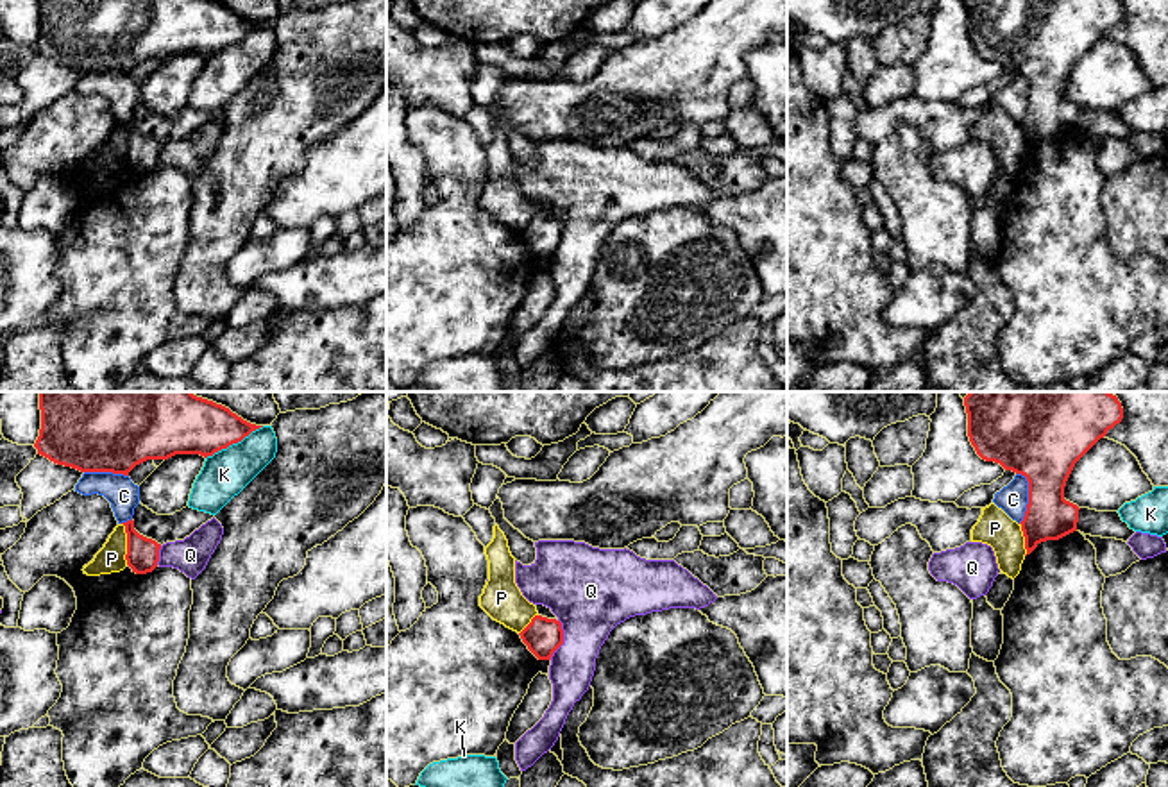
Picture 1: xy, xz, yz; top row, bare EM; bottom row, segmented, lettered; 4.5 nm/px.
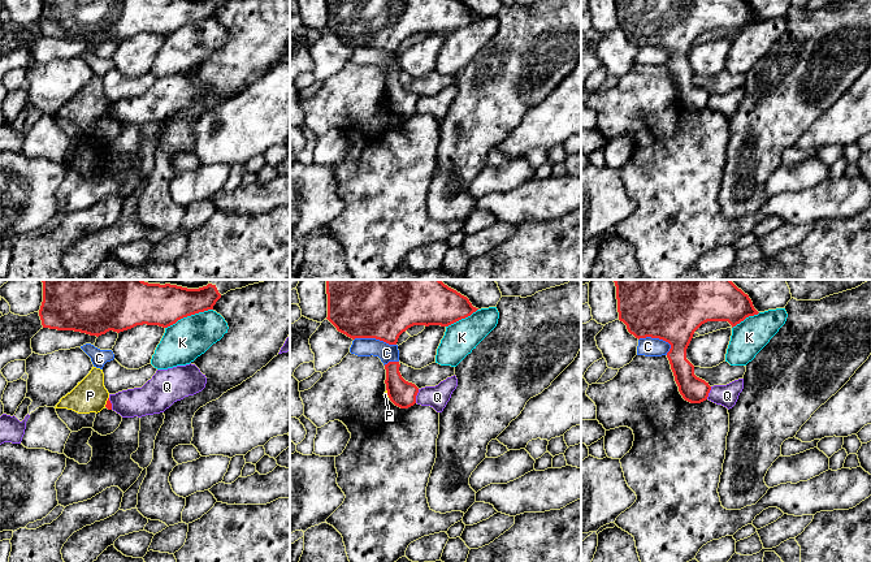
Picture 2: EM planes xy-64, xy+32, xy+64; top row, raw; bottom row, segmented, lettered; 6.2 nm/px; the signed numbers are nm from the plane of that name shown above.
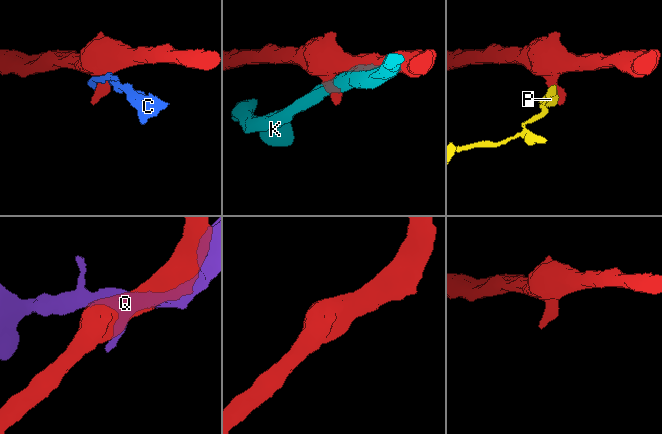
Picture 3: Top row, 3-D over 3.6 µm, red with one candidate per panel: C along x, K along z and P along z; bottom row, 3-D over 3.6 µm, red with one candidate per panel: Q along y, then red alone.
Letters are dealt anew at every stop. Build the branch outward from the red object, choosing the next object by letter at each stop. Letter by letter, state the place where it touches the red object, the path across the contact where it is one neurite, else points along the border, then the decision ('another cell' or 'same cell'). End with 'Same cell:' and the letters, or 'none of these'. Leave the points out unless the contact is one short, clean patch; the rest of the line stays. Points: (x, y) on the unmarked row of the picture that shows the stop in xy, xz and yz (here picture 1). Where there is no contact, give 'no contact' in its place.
C: meets red in yz at (1029, 95); another cell
K: meets red in xy at (235, 42); another cell
P: meets red in xy at (127, 143); border along xy (122, 122), (127, 163); another cell
Q: meets red in xz at (562, 238); another cell
Same cell: none of these

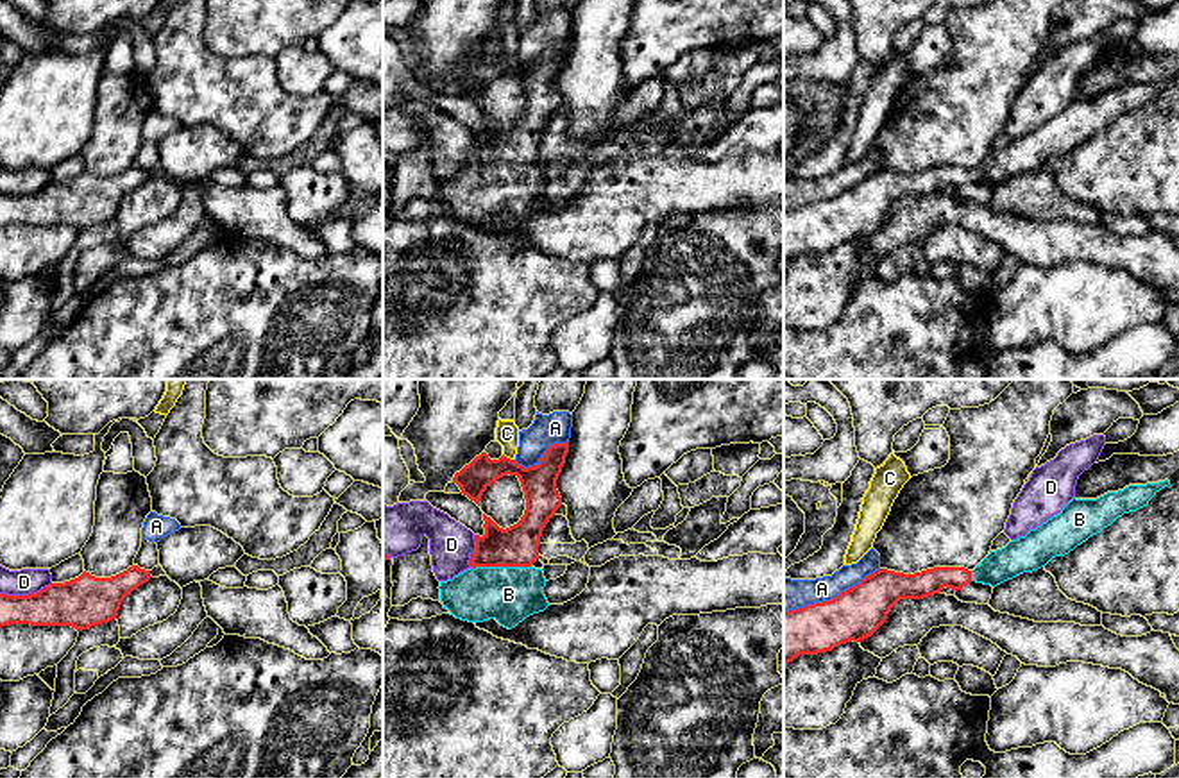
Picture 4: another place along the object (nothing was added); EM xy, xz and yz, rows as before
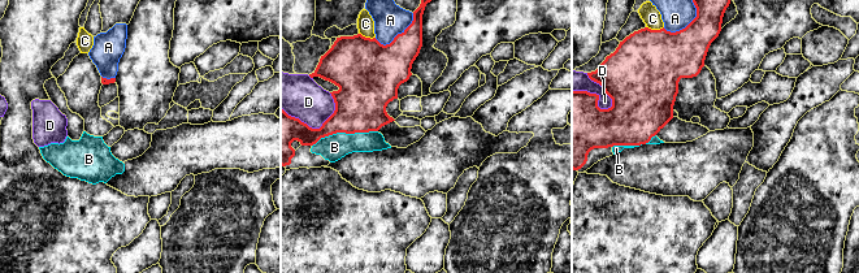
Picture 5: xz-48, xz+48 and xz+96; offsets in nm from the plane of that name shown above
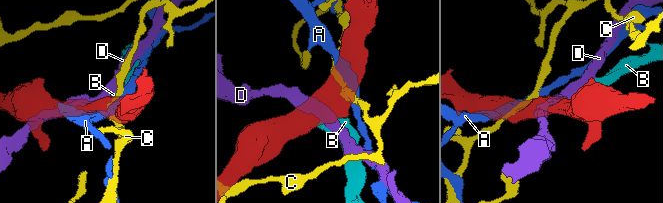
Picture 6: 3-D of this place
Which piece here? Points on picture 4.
A: meets red in yz at (831, 199); another cell
B: meets red in xz at (501, 165); runs through xz (517, 145), (501, 165), (501, 183), (508, 194); same cell
C: meets red in xz at (508, 58); another cell
D: meets red in xy at (25, 195); another cell
Same cell: B

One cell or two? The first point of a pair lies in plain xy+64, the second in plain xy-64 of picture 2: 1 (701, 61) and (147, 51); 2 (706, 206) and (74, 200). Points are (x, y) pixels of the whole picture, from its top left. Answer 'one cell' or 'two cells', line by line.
1: one cell
2: one cell

